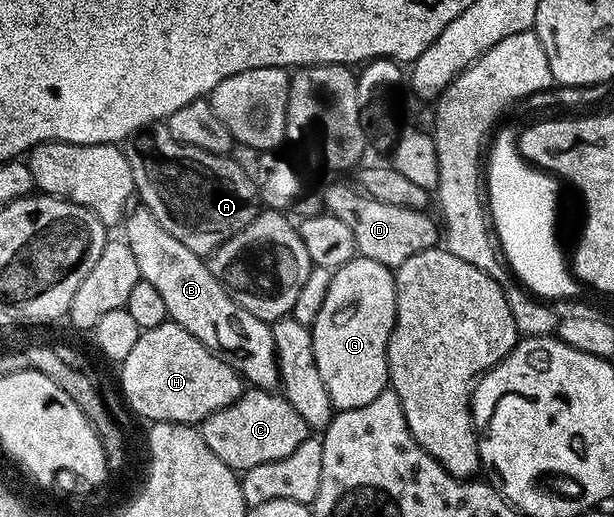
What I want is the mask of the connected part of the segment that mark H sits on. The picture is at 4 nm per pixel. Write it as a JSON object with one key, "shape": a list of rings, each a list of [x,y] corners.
{"shape":[[[172,322],[144,329],[119,368],[126,402],[149,422],[197,426],[215,410],[239,399],[243,391],[243,381],[234,368],[207,350],[195,334],[187,334],[183,326]]]}

